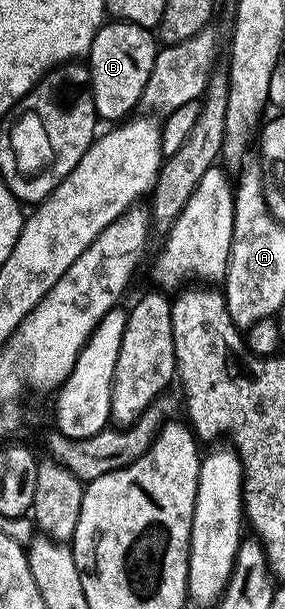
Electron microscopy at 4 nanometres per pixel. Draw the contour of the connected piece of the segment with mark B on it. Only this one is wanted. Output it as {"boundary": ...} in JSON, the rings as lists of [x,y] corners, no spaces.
{"boundary":[[[120,19],[102,24],[87,54],[89,88],[93,91],[95,111],[102,122],[124,122],[134,112],[132,109],[140,106],[147,79],[151,79],[155,67],[158,48],[154,34],[146,26]]]}

